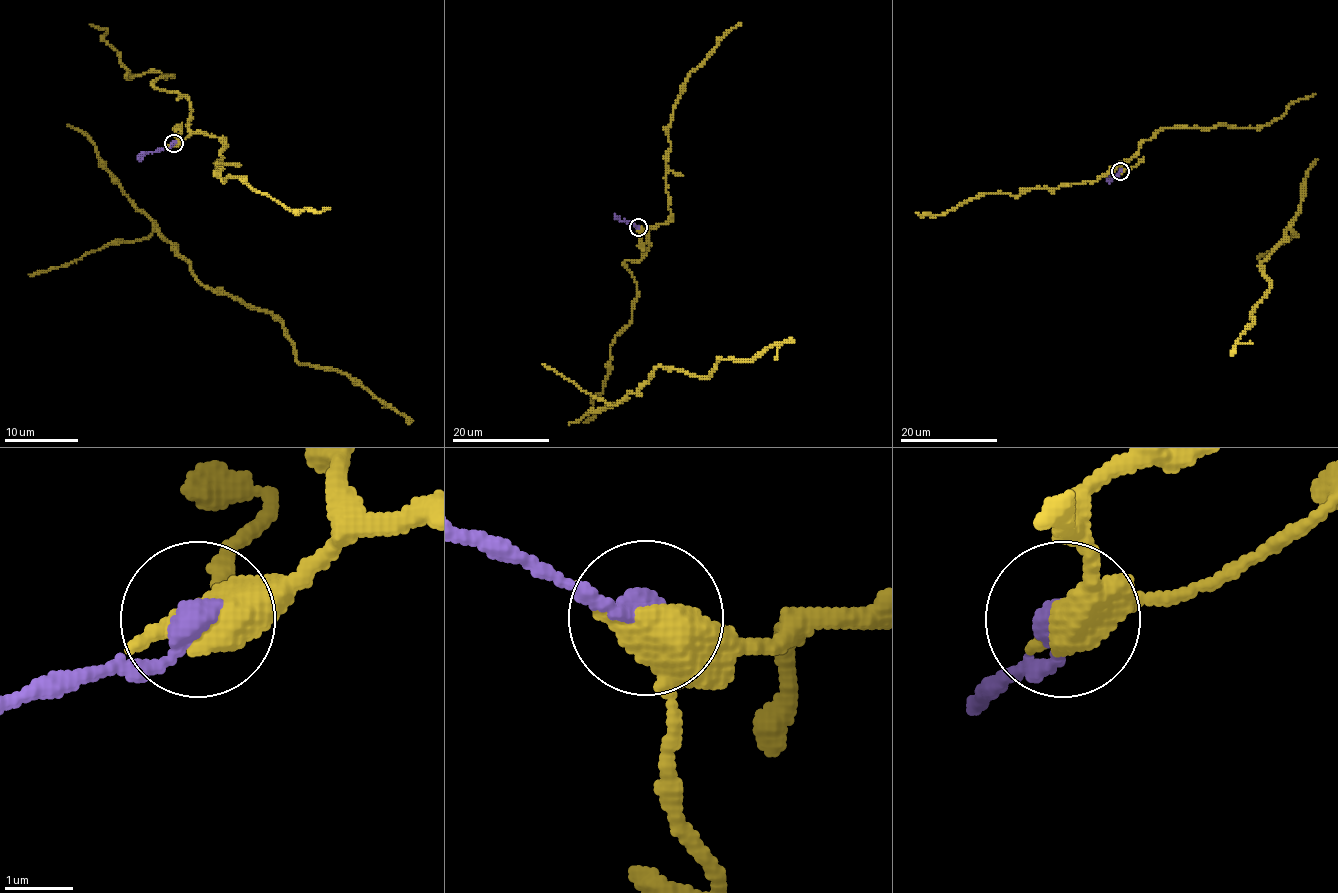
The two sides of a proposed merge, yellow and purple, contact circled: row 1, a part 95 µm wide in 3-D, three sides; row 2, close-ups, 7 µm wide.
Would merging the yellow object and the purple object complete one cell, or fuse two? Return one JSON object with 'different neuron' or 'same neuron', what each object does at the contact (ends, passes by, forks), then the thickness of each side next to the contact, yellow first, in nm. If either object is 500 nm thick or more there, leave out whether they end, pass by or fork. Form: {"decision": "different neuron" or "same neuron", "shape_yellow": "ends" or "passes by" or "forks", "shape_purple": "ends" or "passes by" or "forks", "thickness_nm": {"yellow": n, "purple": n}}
{"decision": "same neuron", "shape_yellow": "forks", "shape_purple": "ends", "thickness_nm": {"yellow": 420, "purple": 400}}

